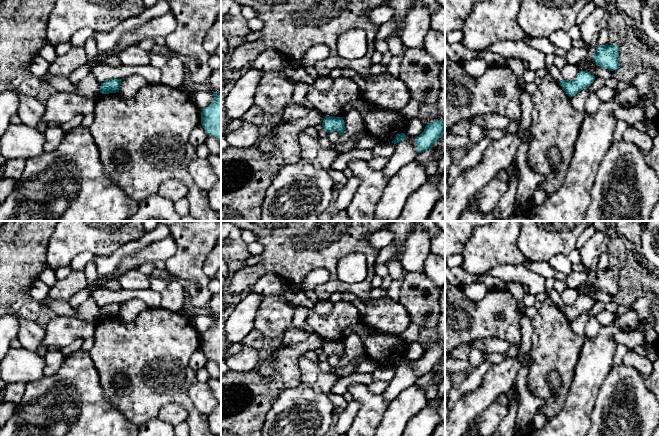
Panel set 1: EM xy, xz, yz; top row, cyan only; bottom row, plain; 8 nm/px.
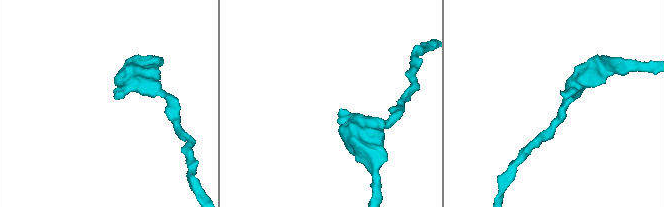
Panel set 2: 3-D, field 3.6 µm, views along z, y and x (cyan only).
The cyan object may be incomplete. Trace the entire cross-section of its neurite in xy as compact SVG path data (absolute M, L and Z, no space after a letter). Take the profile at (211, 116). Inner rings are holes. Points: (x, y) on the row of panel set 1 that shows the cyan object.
M213 92L214 100L201 112L201 125L207 135L221 140L221 93Z

